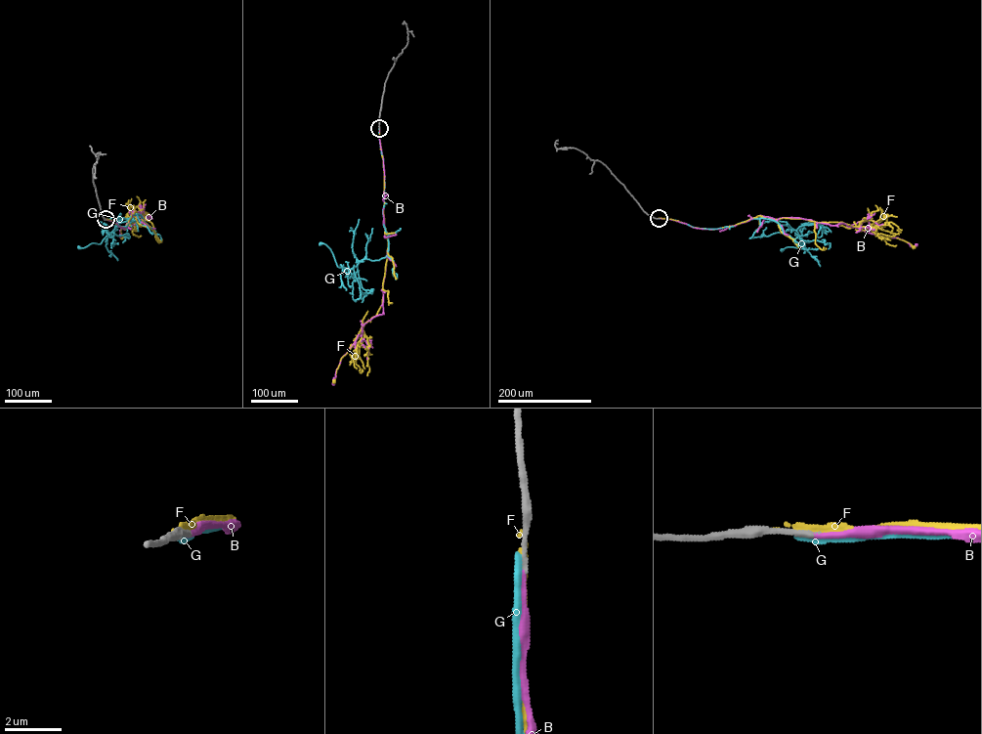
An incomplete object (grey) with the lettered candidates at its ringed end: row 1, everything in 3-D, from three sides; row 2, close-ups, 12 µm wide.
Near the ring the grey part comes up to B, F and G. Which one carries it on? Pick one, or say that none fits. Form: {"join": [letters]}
{"join": ["B"]}

